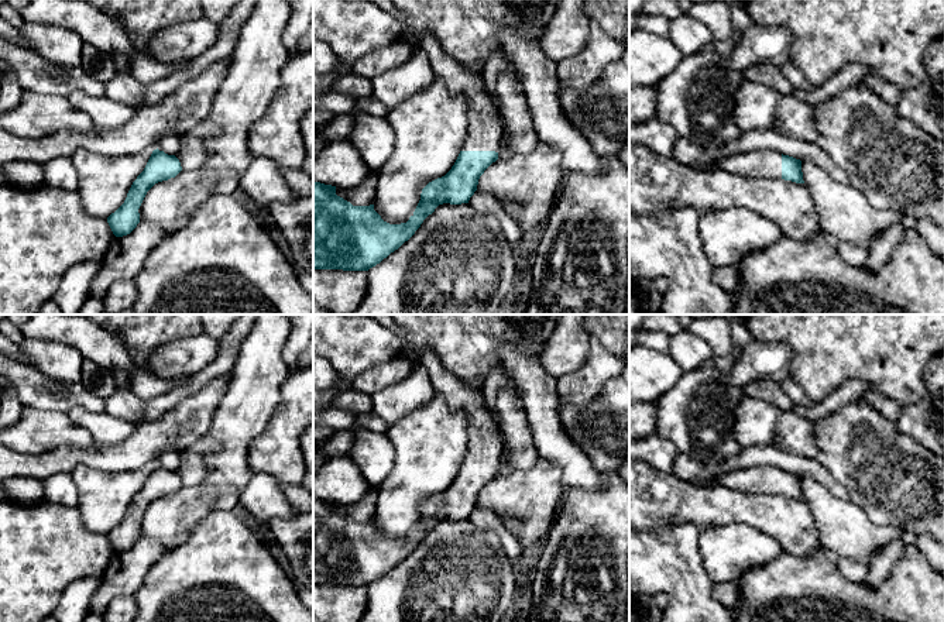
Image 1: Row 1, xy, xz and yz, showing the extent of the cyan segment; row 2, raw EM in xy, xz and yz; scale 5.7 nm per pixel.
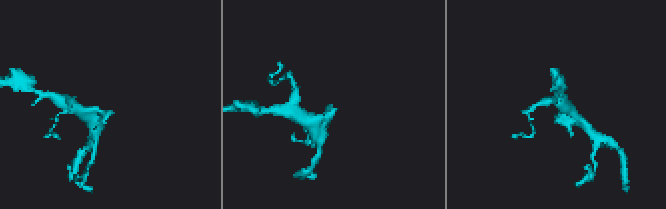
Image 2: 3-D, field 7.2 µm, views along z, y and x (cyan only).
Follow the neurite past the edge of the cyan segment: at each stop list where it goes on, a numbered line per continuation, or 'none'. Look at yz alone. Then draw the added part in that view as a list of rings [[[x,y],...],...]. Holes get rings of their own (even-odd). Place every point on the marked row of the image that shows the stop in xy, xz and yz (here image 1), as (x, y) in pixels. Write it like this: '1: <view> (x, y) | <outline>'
1: yz (758, 164) | [[[752,151],[734,154],[717,162],[718,169],[744,178],[782,178],[782,154],[777,151]]]

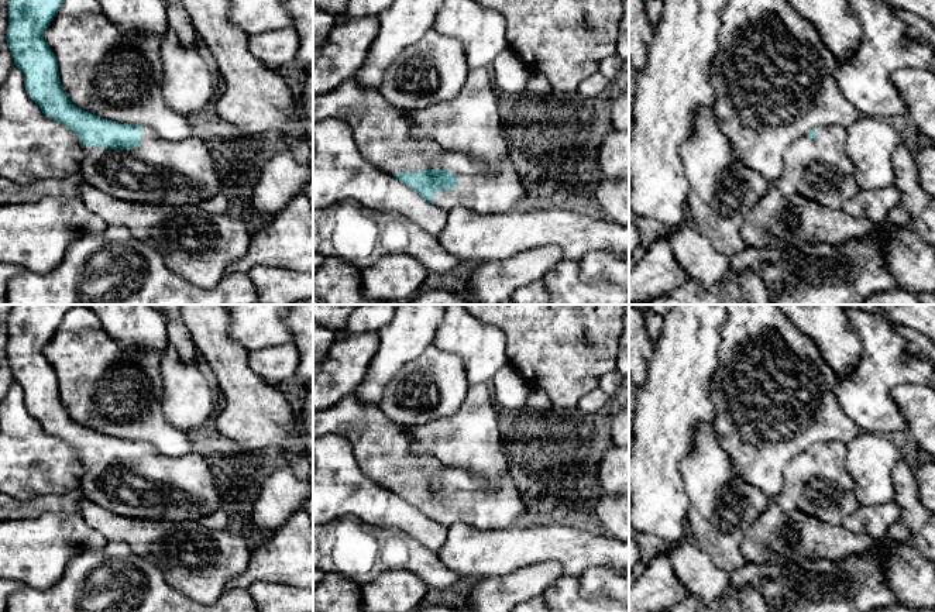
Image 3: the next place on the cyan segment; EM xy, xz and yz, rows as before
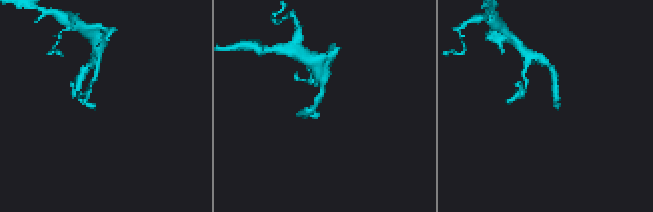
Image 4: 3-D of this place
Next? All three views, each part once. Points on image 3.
1: xz (382, 131) | [[[354,79],[313,97],[313,128],[326,118],[348,123],[367,159],[389,173],[423,169],[454,173],[457,189],[439,190],[432,196],[446,212],[468,206],[475,212],[512,213],[529,193],[509,158],[499,165],[488,165],[450,152],[433,138],[413,138],[406,113],[391,106],[378,90],[362,89]]]

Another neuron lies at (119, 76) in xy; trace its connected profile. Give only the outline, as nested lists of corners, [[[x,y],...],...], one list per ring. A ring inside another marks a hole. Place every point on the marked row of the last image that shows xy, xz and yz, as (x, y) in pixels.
[[[65,0],[44,38],[56,58],[63,92],[76,107],[121,124],[149,127],[158,137],[169,141],[182,141],[193,135],[189,117],[171,109],[162,96],[164,34],[126,34],[106,17],[97,0]]]

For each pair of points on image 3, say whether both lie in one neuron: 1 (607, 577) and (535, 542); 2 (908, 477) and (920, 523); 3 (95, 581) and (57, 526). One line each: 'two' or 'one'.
1: two
2: one
3: two

